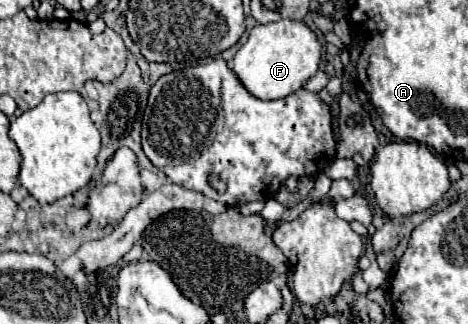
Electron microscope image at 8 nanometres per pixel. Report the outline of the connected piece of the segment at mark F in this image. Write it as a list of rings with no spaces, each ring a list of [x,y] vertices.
[[[280,19],[276,23],[256,25],[248,33],[248,41],[236,51],[232,59],[232,71],[240,83],[258,99],[282,99],[298,89],[316,73],[320,63],[320,49],[314,31],[310,31],[302,21]]]

